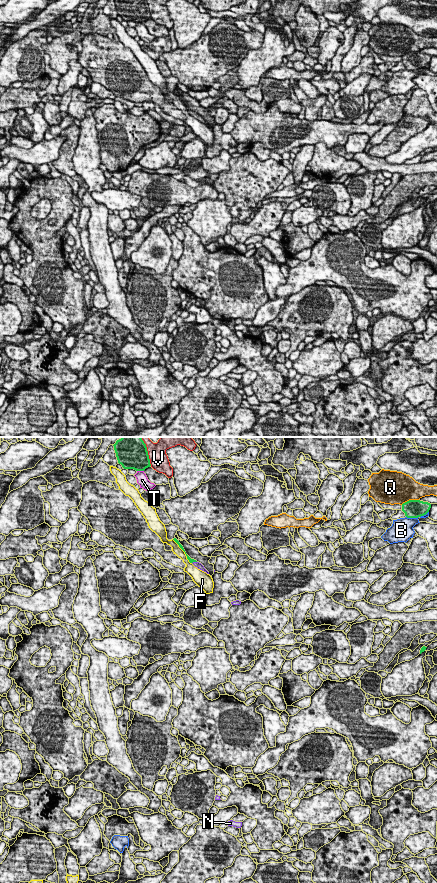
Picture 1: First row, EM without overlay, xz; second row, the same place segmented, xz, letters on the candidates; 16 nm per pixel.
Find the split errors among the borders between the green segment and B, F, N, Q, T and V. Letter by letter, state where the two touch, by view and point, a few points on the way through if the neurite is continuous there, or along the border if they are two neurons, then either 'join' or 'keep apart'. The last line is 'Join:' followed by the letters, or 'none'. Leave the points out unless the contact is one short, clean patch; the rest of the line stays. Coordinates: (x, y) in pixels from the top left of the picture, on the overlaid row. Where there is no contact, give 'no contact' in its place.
B: xz (412, 517) | keep apart
F: xz (183, 550) | keep apart
N: xz (194, 561) | across xz (190, 560), (194, 561), (196, 564) | join
Q: xz (409, 500) | keep apart
T: xz (140, 470) | keep apart
V: xz (147, 451) | keep apart
Join: N

